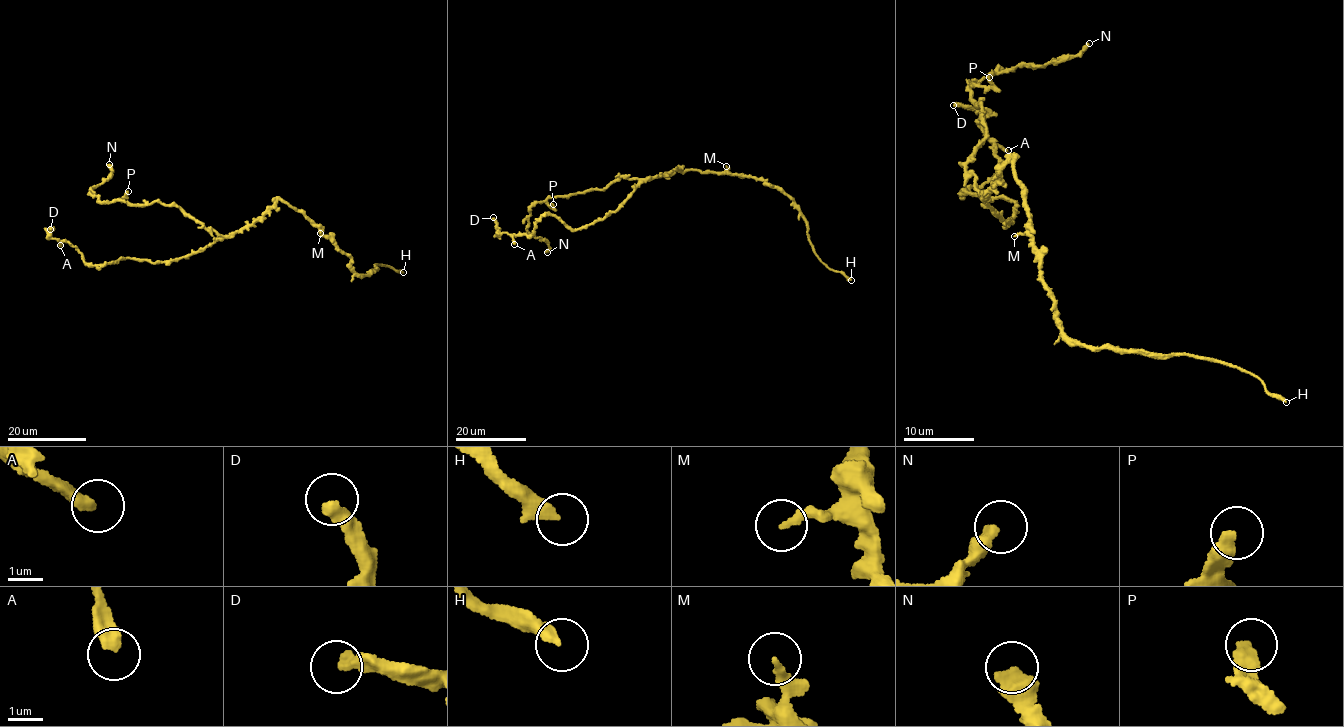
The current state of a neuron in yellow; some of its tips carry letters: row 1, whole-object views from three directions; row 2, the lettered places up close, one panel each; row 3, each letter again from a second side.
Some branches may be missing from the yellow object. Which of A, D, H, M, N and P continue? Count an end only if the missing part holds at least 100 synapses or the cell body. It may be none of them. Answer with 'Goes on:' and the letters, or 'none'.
Goes on: H

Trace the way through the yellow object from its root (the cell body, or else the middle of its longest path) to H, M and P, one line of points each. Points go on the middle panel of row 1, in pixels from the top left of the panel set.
H: (670, 173), (680, 169), (757, 177), (782, 190), (806, 223), (816, 255), (851, 280)
M: (670, 173), (680, 169), (723, 174), (726, 166)
P: (670, 173), (640, 179), (620, 176), (603, 189), (587, 189), (546, 200), (551, 207), (553, 204)

